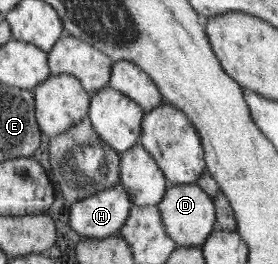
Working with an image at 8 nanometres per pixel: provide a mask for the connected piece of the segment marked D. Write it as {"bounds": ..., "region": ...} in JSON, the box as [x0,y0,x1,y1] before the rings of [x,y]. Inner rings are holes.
{"bounds":[158,183,218,247],"region":[[[197,183],[171,185],[158,206],[169,236],[175,240],[179,247],[203,247],[218,227],[216,203]]]}

